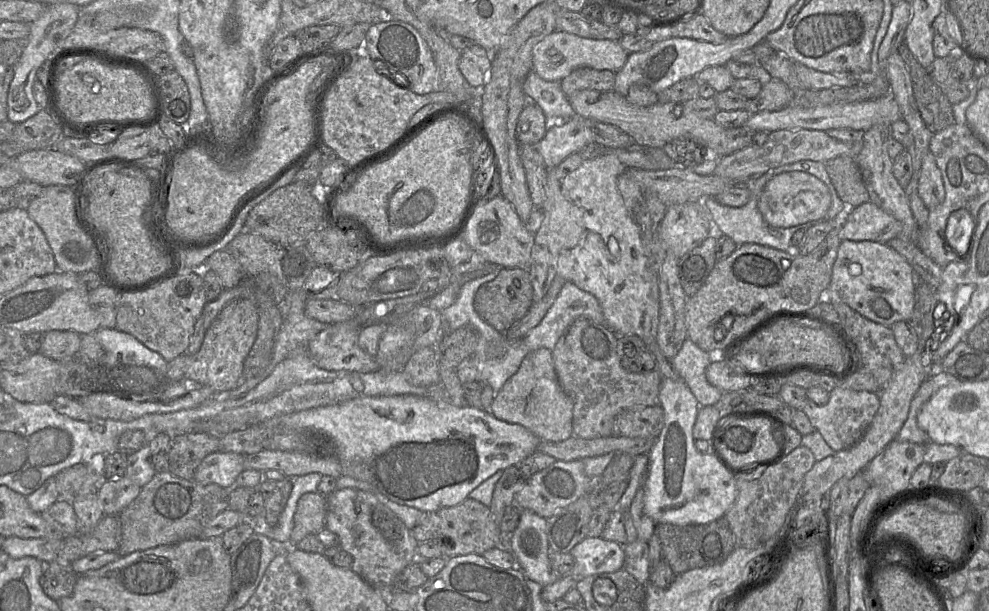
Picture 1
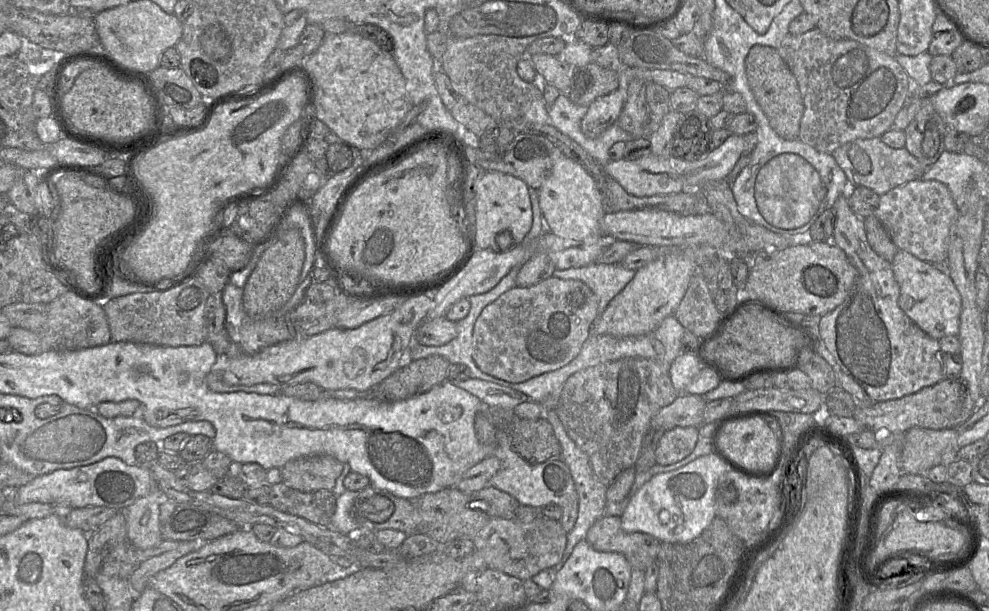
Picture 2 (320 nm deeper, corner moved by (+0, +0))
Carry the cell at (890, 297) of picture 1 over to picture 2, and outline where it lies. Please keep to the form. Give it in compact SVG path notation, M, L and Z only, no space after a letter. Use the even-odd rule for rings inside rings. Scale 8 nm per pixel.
M900 249L891 261L891 266L900 288L898 304L904 313L936 340L946 336L958 336L962 300L948 273L942 267L936 267Z

